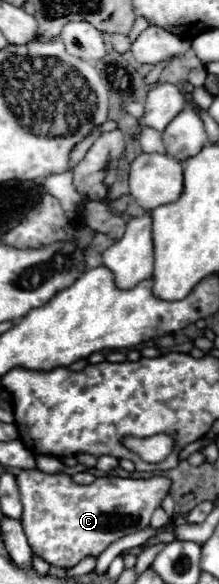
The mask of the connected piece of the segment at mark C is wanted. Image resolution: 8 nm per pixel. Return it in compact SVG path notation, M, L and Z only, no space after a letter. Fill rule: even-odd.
M33 468L21 470L21 474L17 476L17 484L21 490L21 504L23 504L21 524L29 540L29 546L49 564L67 568L79 564L85 556L99 556L115 540L149 526L153 510L161 506L171 486L167 476L151 476L145 480L139 478L137 506L141 508L137 508L137 512L125 512L123 496L113 476L101 476L95 482L81 486L71 482L71 476L65 472L47 474L41 472L39 468ZM139 482L143 482L143 486ZM145 482L151 482L151 486L147 486Z

